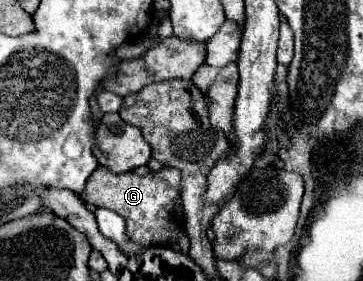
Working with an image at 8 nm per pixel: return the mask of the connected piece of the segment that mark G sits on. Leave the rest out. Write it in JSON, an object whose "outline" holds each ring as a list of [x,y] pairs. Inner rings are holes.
{"outline":[[[98,167],[88,177],[86,189],[82,191],[80,197],[84,203],[106,207],[122,215],[126,219],[128,235],[134,241],[146,245],[172,245],[176,243],[178,231],[184,227],[182,201],[180,201],[180,171],[172,167],[162,167],[160,171],[148,175],[136,175],[136,173],[114,175],[106,167]]]}

